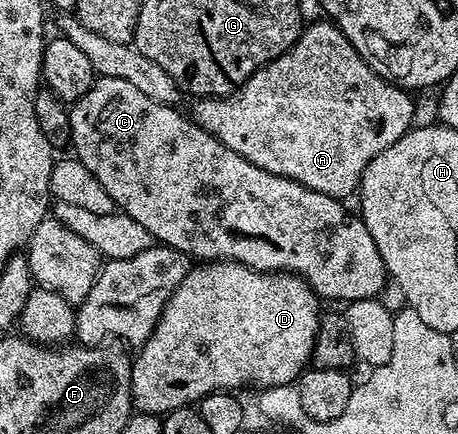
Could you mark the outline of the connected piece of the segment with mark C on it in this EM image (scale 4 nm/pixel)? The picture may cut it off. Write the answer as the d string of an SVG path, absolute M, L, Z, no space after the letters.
M106 75L94 78L89 91L83 92L82 96L68 108L71 147L77 150L74 151L75 157L92 173L95 181L107 191L113 198L114 204L124 214L139 221L139 225L143 225L143 229L147 229L149 236L158 244L171 247L186 257L198 255L196 258L201 261L231 259L234 263L241 263L244 267L253 267L256 271L296 273L317 292L318 296L325 298L326 295L329 299L352 301L372 299L382 294L383 288L386 286L384 283L387 283L387 272L379 257L379 249L375 245L375 241L371 241L371 233L367 233L360 218L353 216L352 219L345 212L346 204L342 200L332 199L323 193L315 193L311 189L299 185L294 179L284 179L281 175L272 175L251 165L249 161L239 157L239 153L227 149L227 145L220 143L213 135L208 135L190 118L185 116L184 119L177 110L176 106L156 103L151 97L147 97L147 93L139 93L139 89L135 89L135 85L130 85L128 81L119 81L115 77Z

